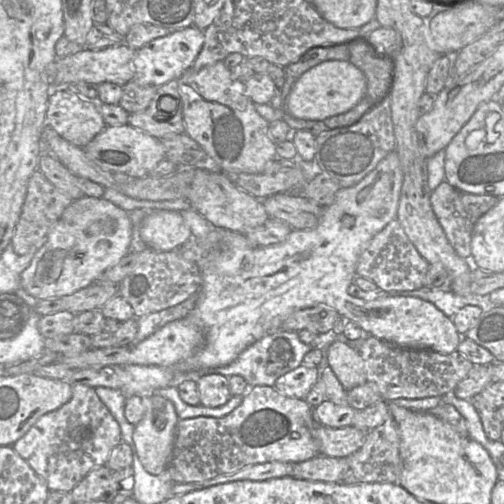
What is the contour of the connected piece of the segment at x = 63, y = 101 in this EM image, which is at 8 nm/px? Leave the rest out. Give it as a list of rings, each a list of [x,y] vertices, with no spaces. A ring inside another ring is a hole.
[[[67,88],[53,89],[49,95],[46,125],[69,143],[84,148],[106,124],[98,102],[86,100]]]

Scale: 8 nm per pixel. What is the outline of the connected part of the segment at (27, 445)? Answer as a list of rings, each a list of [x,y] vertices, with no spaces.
[[[74,384],[72,390],[73,395],[67,403],[41,416],[28,432],[12,445],[16,453],[45,481],[50,491],[71,492],[92,469],[106,466],[111,451],[122,442],[120,425],[101,401],[95,388]]]

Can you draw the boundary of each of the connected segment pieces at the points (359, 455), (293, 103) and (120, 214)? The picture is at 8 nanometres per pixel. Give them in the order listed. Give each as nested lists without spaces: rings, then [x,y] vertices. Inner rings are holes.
[[[393,417],[388,418],[379,426],[366,434],[364,444],[354,453],[346,457],[348,469],[341,479],[345,484],[360,483],[397,483],[402,470],[400,456],[400,436],[398,426]]]
[[[325,61],[297,79],[284,101],[284,112],[301,120],[324,121],[350,111],[365,93],[366,77],[357,67],[348,61]]]
[[[82,196],[65,208],[61,217],[38,246],[29,266],[21,273],[24,290],[38,300],[61,298],[99,281],[101,275],[127,253],[132,239],[132,222],[128,213],[112,202]]]

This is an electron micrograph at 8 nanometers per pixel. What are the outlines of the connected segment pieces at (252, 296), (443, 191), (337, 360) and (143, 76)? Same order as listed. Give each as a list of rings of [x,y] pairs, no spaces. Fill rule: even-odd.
[[[394,150],[389,153],[383,160],[381,160],[376,168],[366,175],[359,183],[349,188],[341,188],[337,192],[334,201],[326,207],[323,207],[322,215],[316,227],[308,230],[292,230],[285,241],[279,244],[270,246],[251,246],[248,249],[239,248],[227,248],[222,245],[221,248],[216,248],[216,257],[206,262],[202,271],[202,285],[197,293],[197,303],[188,316],[203,328],[205,333],[205,343],[202,347],[196,350],[188,358],[179,361],[169,366],[155,366],[155,365],[118,365],[123,367],[123,386],[121,390],[126,398],[134,395],[155,395],[153,392],[157,389],[170,387],[170,382],[173,381],[178,375],[192,371],[211,371],[221,366],[232,363],[248,346],[261,338],[272,335],[276,332],[281,331],[282,323],[294,312],[306,308],[315,307],[318,305],[327,305],[335,309],[342,317],[347,318],[349,321],[357,324],[364,332],[376,337],[380,340],[395,344],[402,348],[410,349],[429,349],[441,354],[450,354],[457,350],[457,347],[462,339],[462,336],[458,333],[451,318],[447,317],[442,311],[440,311],[434,304],[425,300],[414,298],[414,297],[389,297],[380,298],[376,300],[365,301],[358,298],[352,297],[348,293],[348,288],[353,284],[354,278],[357,276],[356,267],[361,254],[370,244],[373,237],[383,230],[389,222],[396,219],[398,204],[401,194],[401,188],[403,184],[403,172],[401,169],[400,161],[397,152]]]
[[[442,182],[431,192],[431,206],[449,243],[461,258],[471,257],[472,231],[477,220],[494,207],[499,197],[492,195],[477,195],[462,192],[448,182]]]
[[[332,342],[327,348],[327,362],[346,391],[366,383],[360,354],[346,343]]]
[[[194,25],[172,31],[167,36],[150,41],[135,52],[132,80],[139,85],[161,86],[172,79],[179,79],[193,64],[203,43],[204,32]]]

